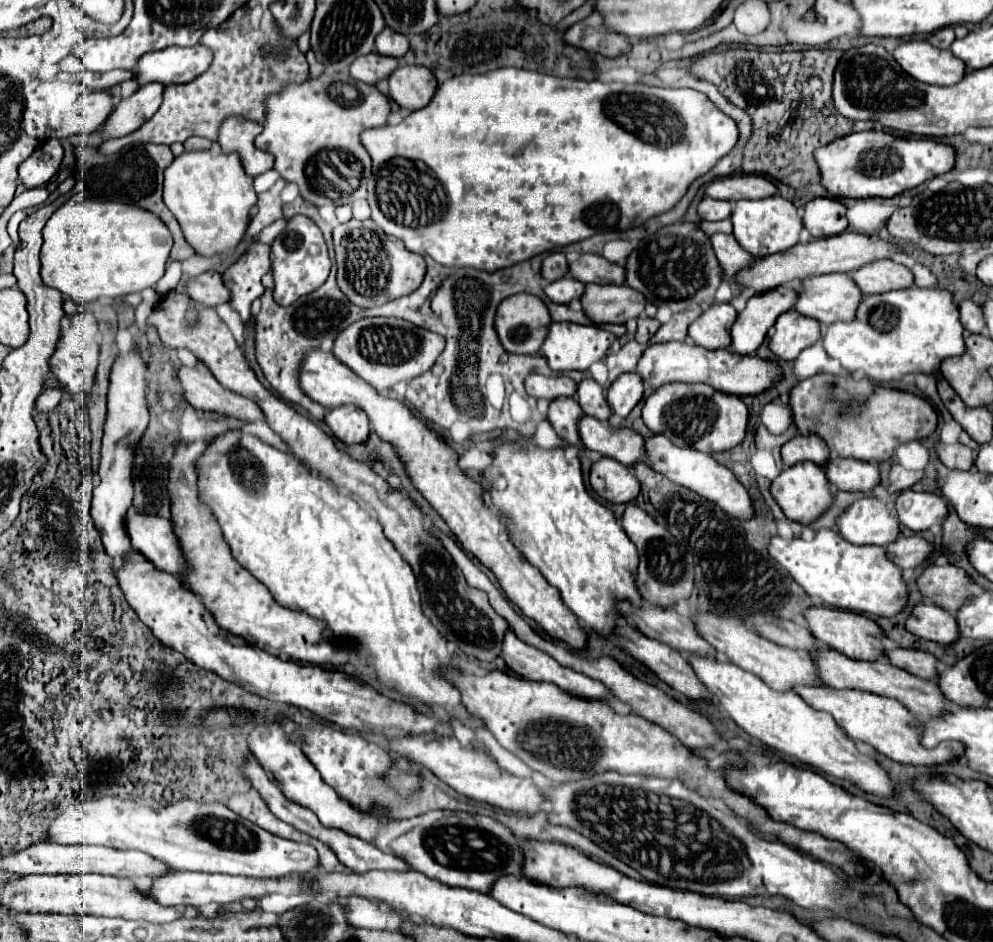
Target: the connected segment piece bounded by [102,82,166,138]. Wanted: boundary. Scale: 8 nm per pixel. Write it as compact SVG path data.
M158 82L142 84L130 98L122 98L122 102L106 120L102 134L106 138L120 138L136 132L146 120L150 120L150 116L154 116L154 112L158 112L164 88L166 86Z

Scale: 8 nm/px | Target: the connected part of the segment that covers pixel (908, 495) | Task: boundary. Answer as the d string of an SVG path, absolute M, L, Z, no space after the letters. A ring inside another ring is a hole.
M906 490L896 500L898 520L914 532L940 526L948 516L948 504L942 496L934 492L914 492Z

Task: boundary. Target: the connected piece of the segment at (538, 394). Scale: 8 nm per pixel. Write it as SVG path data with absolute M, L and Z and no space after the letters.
M532 374L526 378L526 392L532 398L544 398L548 402L556 398L568 398L576 396L576 382L568 376L542 376L542 374Z

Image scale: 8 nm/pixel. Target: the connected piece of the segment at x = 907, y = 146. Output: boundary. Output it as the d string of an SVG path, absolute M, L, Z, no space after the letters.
M884 130L856 132L816 150L822 184L836 196L846 198L892 198L938 174L950 172L956 150L928 138L898 138Z

